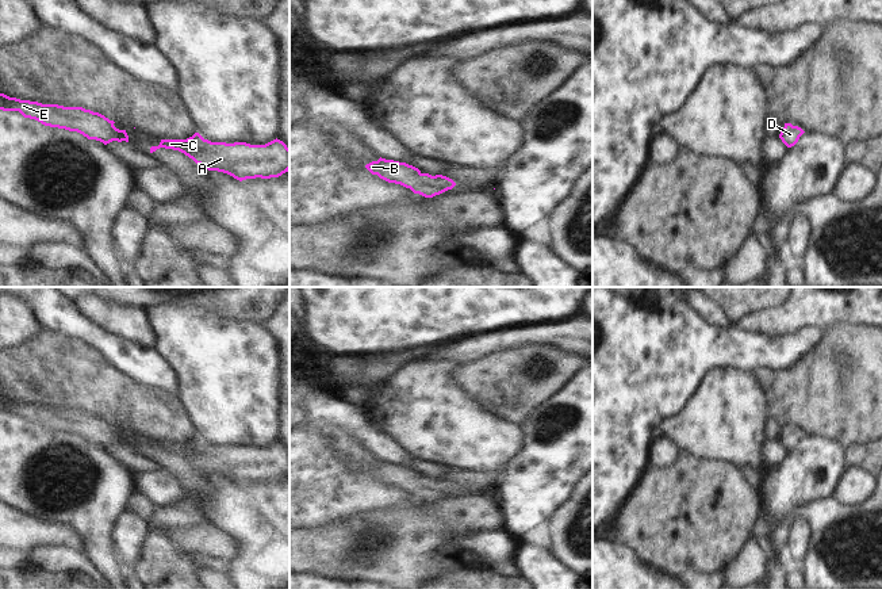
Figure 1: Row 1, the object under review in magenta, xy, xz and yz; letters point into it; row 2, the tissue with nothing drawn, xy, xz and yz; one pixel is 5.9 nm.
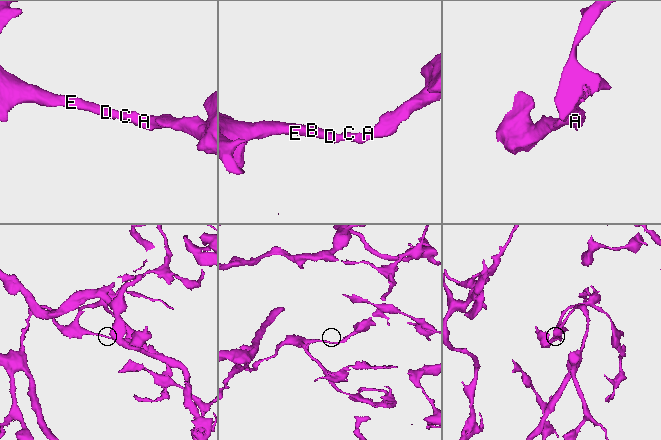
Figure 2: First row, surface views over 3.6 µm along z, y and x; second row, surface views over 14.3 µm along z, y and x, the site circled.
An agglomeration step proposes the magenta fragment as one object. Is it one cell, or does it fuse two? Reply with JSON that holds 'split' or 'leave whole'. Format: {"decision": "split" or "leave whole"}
{"decision": "leave whole"}

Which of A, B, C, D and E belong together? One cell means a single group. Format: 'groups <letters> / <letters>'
groups A B C D E

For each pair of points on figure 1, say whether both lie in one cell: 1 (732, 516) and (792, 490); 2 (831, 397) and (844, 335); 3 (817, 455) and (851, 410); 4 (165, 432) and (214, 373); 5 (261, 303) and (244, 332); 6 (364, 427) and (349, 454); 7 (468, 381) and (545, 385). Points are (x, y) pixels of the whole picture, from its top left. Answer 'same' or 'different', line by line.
1: different
2: same
3: different
4: different
5: different
6: different
7: same

